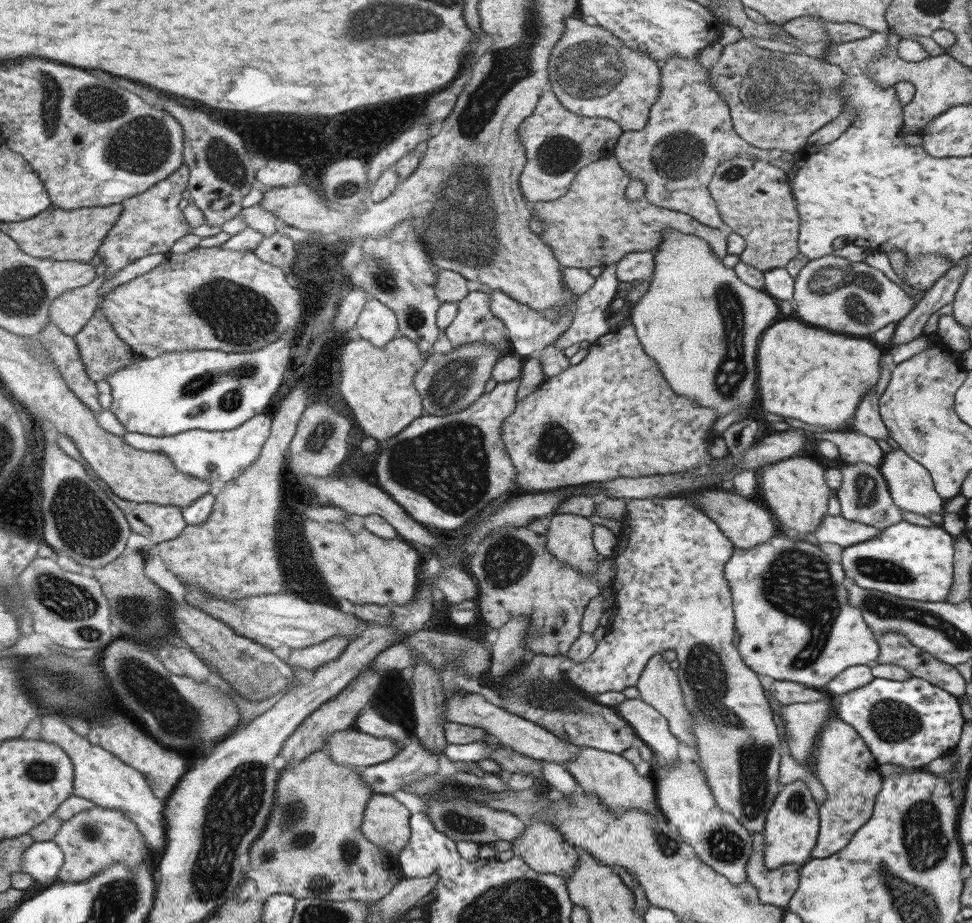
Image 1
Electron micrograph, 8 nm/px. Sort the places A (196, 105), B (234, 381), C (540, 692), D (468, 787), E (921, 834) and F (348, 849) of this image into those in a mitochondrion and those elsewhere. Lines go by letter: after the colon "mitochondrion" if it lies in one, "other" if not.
A: other
B: mitochondrion
C: mitochondrion
D: mitochondrion
E: mitochondrion
F: mitochondrion

